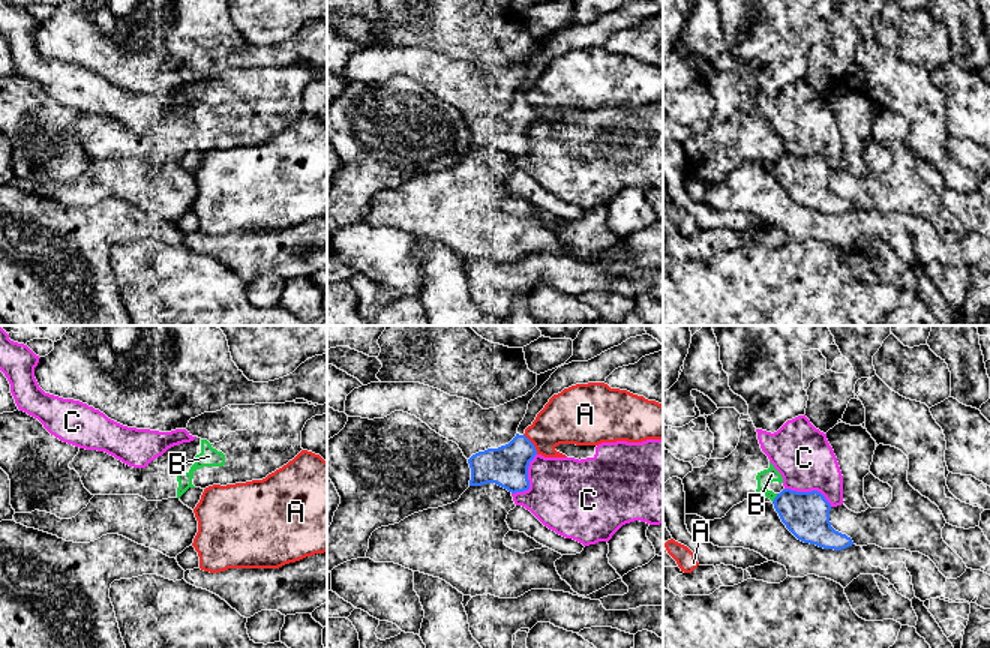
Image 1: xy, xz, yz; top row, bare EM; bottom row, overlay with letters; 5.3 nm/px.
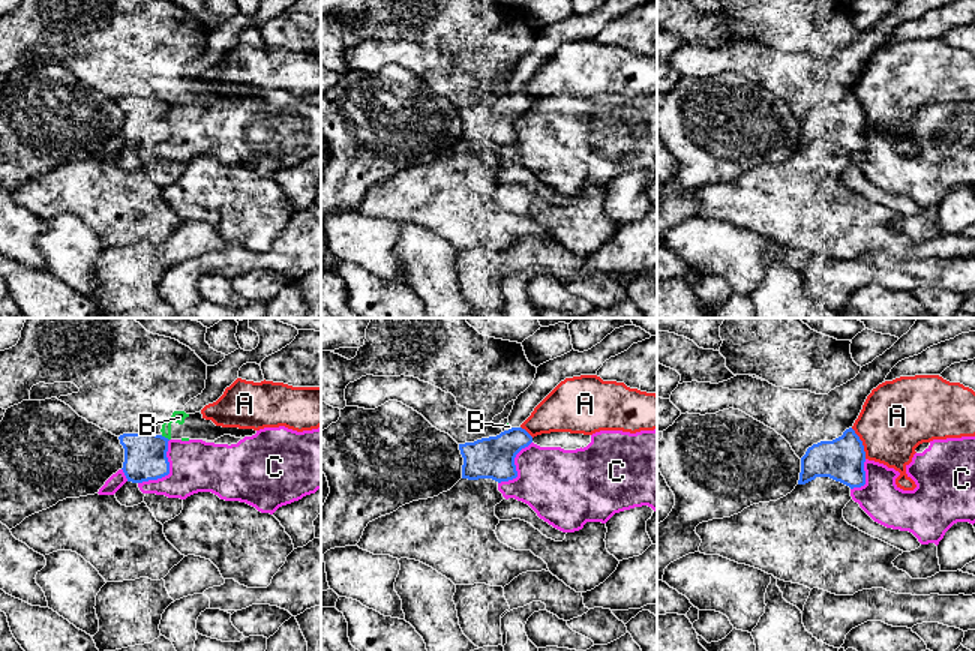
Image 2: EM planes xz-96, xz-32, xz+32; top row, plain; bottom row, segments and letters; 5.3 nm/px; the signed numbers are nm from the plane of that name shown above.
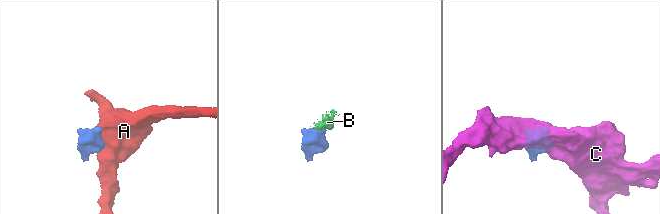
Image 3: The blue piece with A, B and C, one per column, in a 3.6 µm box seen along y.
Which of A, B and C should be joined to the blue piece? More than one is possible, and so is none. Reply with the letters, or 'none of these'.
none of these

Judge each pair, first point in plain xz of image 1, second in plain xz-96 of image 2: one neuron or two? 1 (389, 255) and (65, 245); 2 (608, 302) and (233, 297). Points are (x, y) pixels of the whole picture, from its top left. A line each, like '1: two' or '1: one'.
1: two
2: two

